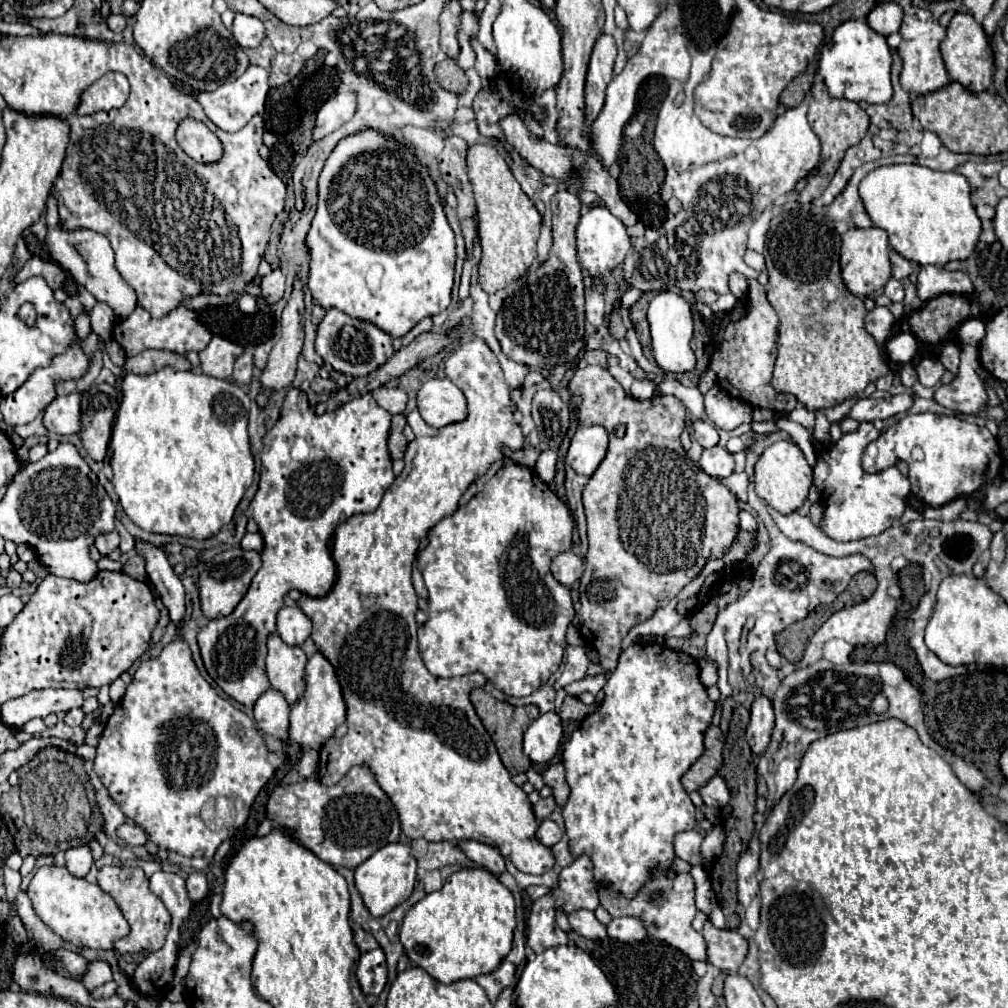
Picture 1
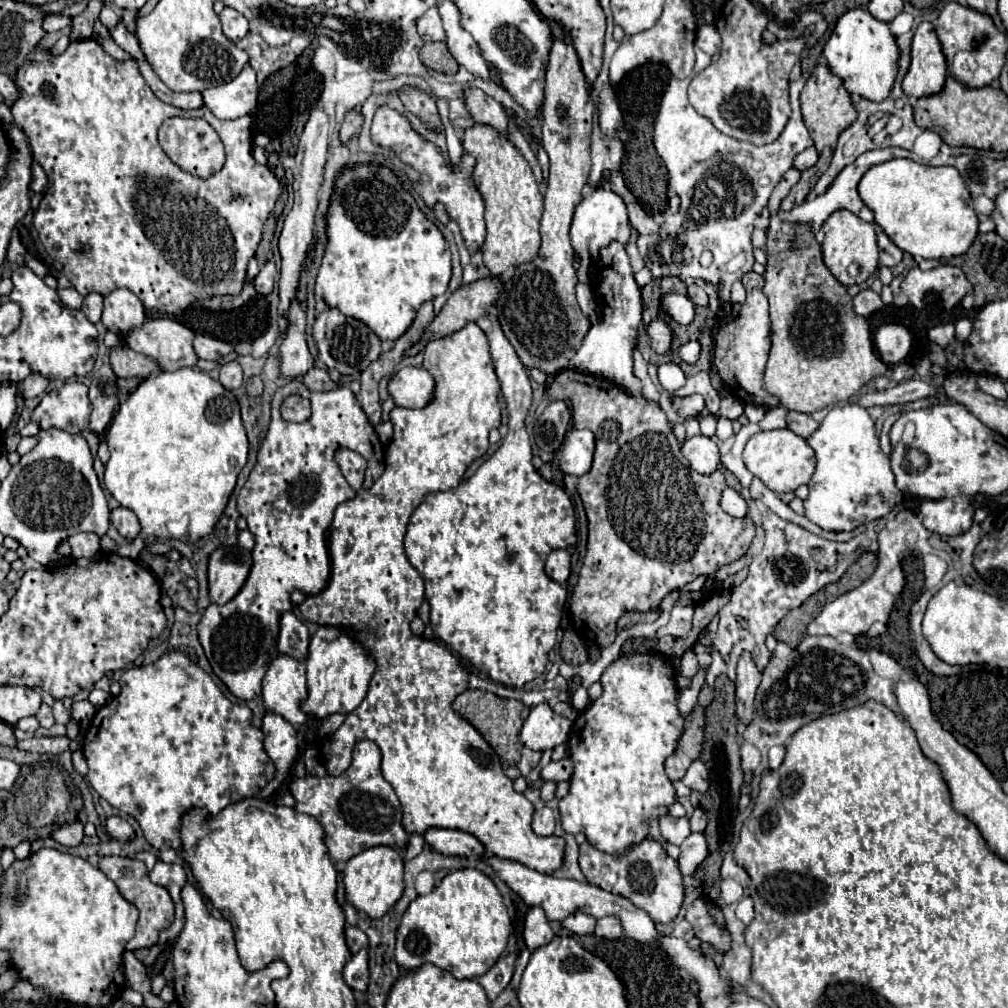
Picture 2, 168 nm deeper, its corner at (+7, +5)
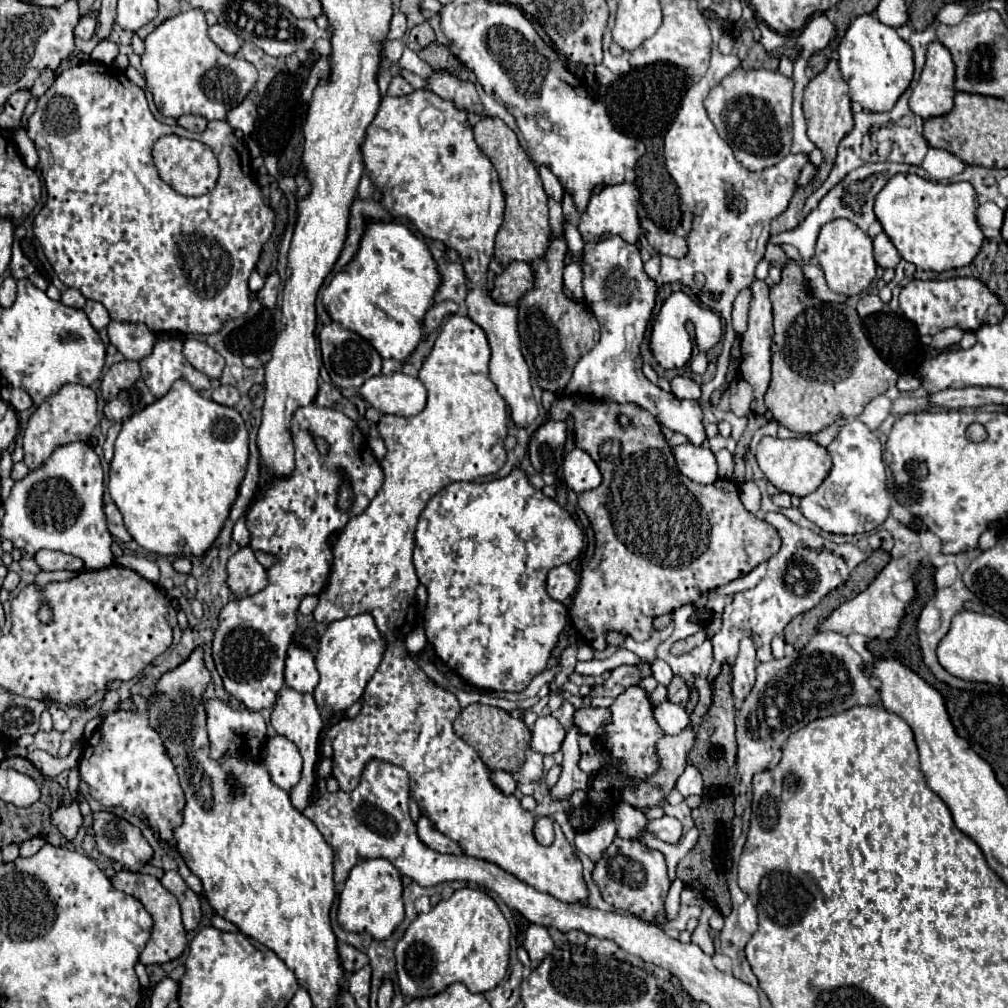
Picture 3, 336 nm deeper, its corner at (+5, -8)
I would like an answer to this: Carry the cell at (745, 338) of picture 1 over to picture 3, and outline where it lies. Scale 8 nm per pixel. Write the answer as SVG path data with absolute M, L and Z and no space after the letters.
M753 281L751 283L751 291L753 291L753 299L751 299L751 307L749 307L749 327L741 339L741 375L745 381L751 383L755 397L751 403L751 411L757 415L763 415L767 411L763 397L767 393L769 381L771 381L771 343L773 339L773 314L772 304L769 301L769 285L765 281Z

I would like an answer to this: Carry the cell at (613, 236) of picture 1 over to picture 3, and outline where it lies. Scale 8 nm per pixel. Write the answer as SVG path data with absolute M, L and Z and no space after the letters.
M617 183L617 185L607 185L599 193L595 193L589 201L589 207L585 213L581 213L581 223L579 231L585 241L601 241L601 235L621 235L627 243L637 243L641 223L639 223L639 191L635 183Z

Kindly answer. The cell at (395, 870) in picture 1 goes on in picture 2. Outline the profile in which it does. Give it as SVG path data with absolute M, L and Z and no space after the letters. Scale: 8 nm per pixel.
M373 846L353 856L343 870L347 900L371 918L381 918L403 894L403 856L391 846Z

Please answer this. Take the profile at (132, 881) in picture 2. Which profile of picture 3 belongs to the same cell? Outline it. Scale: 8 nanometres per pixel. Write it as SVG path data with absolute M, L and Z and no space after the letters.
M125 869L119 871L111 879L111 883L113 883L115 889L125 891L125 893L133 895L135 899L139 899L155 921L153 931L151 931L151 939L145 945L139 961L143 965L151 965L151 963L167 963L167 961L173 961L173 959L181 957L181 953L187 947L187 933L185 933L185 927L183 927L183 921L181 921L181 909L179 909L177 897L171 891L167 891L157 877L143 875L143 873L131 873L131 871L125 871Z

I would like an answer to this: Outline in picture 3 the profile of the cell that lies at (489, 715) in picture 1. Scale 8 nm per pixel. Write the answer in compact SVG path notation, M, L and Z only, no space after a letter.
M473 703L459 713L453 727L455 727L455 733L479 753L481 761L491 771L499 771L499 769L507 771L507 773L519 771L519 767L525 759L525 751L527 751L529 741L531 741L531 731L525 727L523 719L511 717L507 711L503 711L499 707Z

